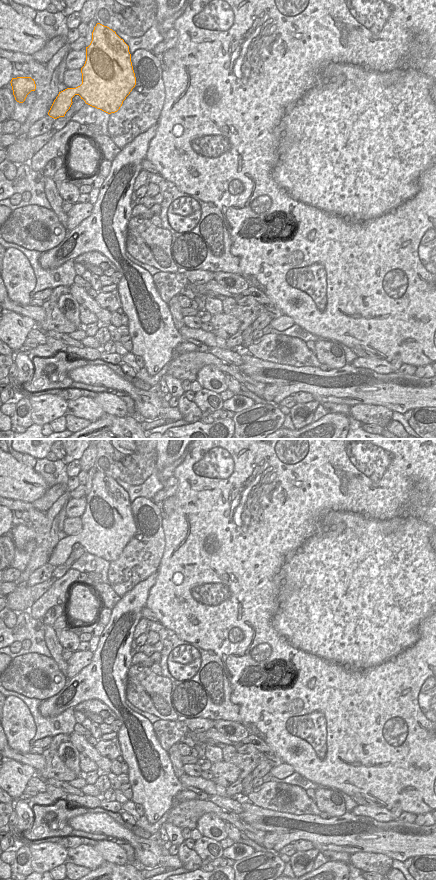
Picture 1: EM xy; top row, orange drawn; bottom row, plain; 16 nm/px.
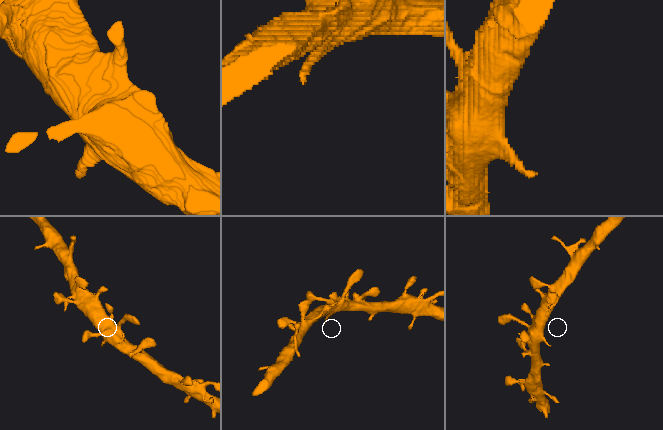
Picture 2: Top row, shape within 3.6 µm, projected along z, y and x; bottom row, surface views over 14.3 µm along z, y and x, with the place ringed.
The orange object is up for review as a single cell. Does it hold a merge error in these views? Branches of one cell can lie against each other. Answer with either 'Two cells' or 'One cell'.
One cell

